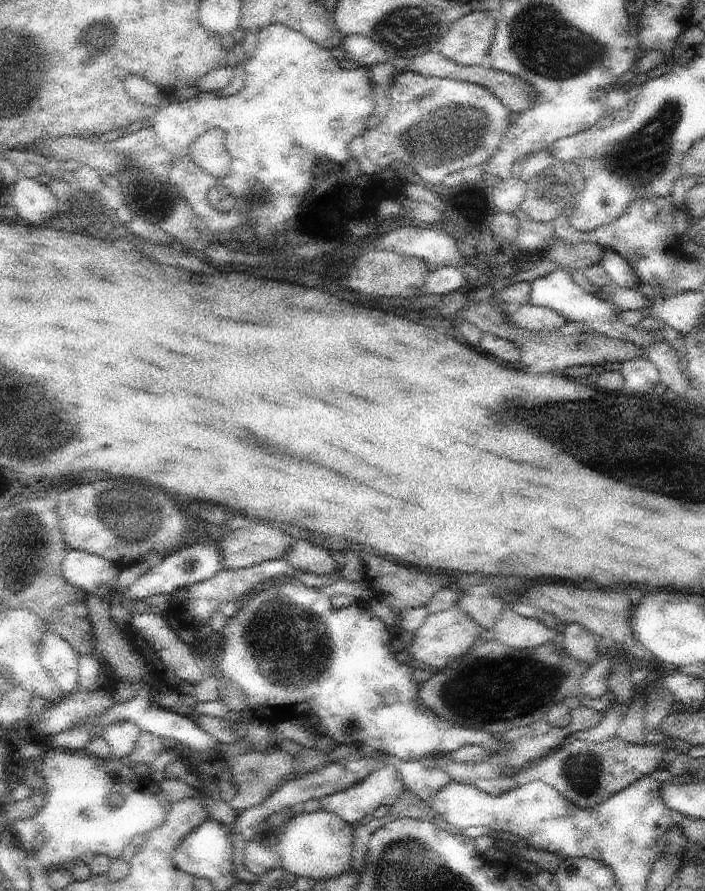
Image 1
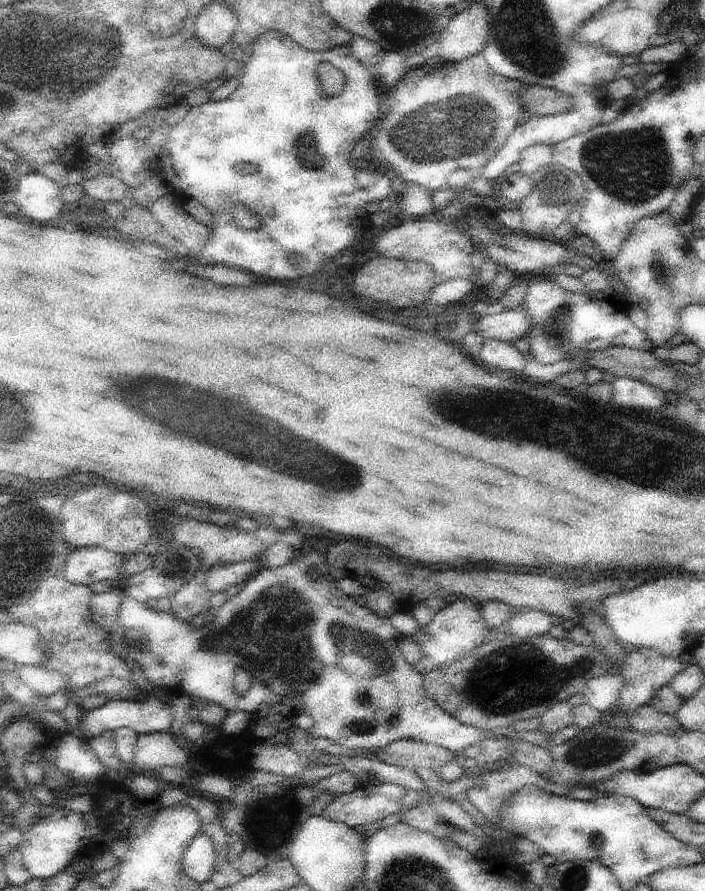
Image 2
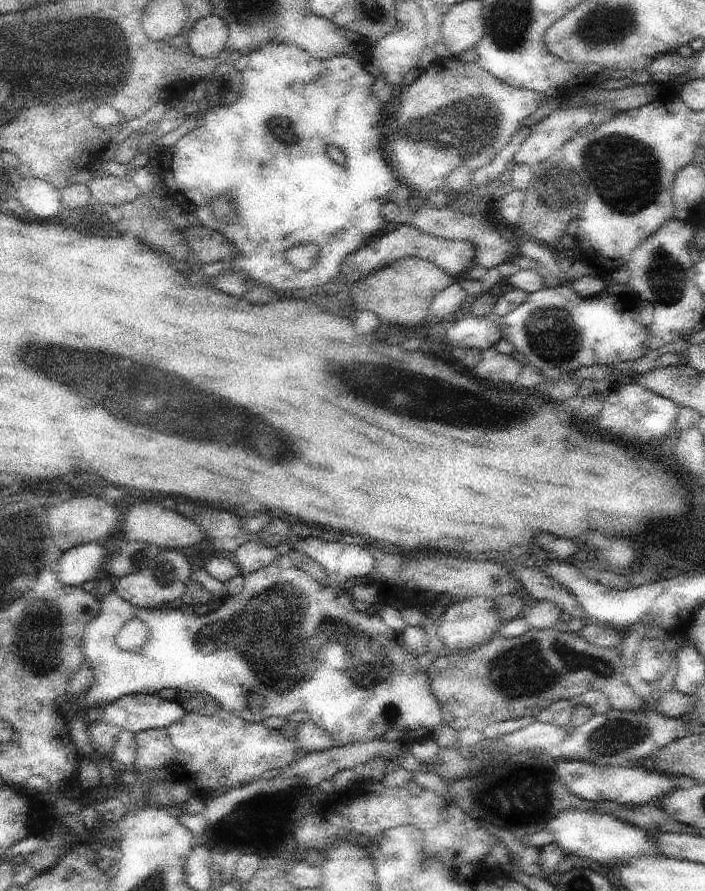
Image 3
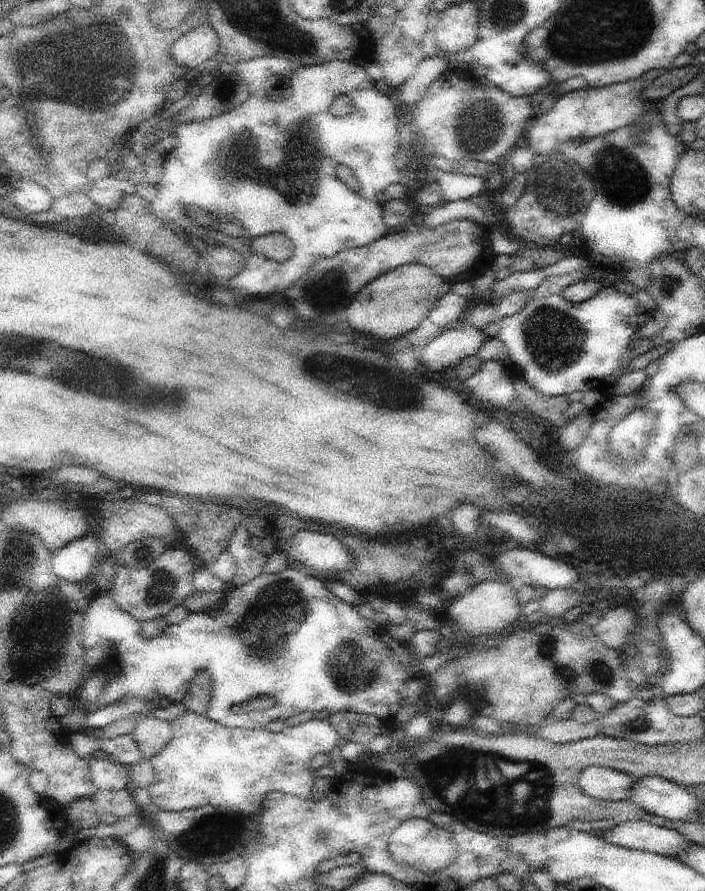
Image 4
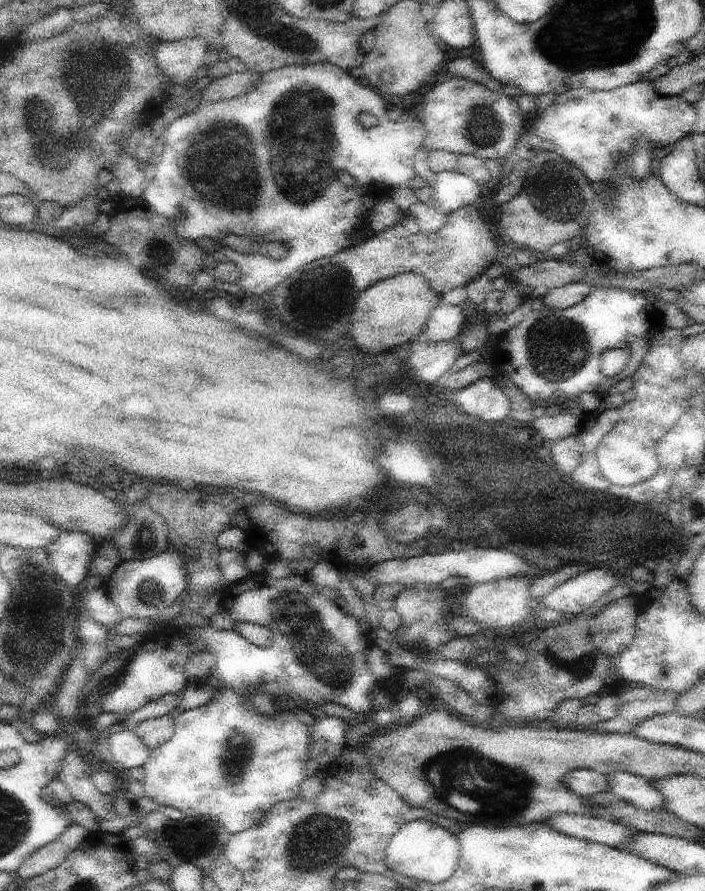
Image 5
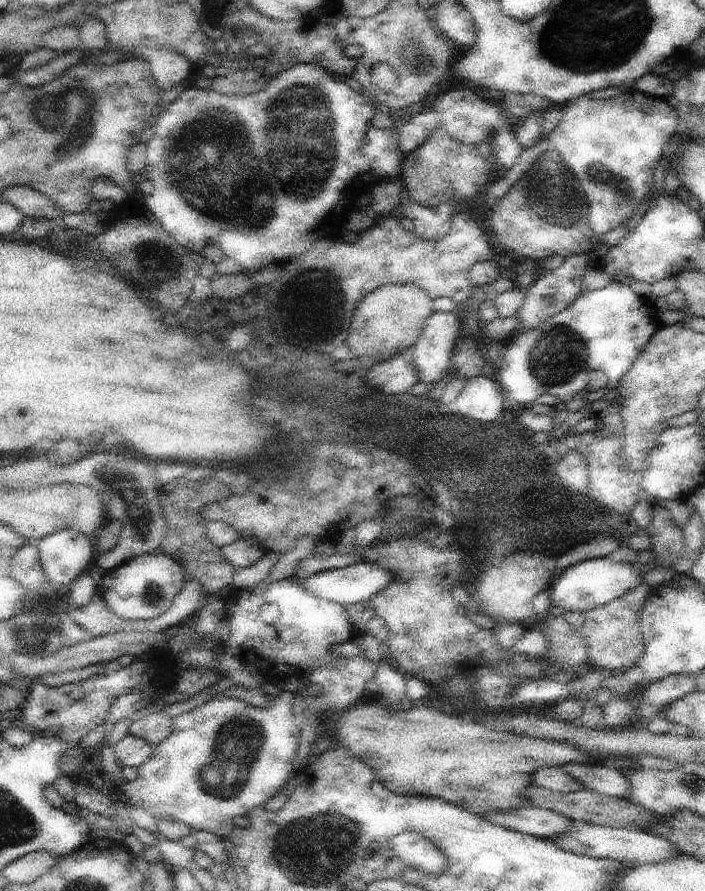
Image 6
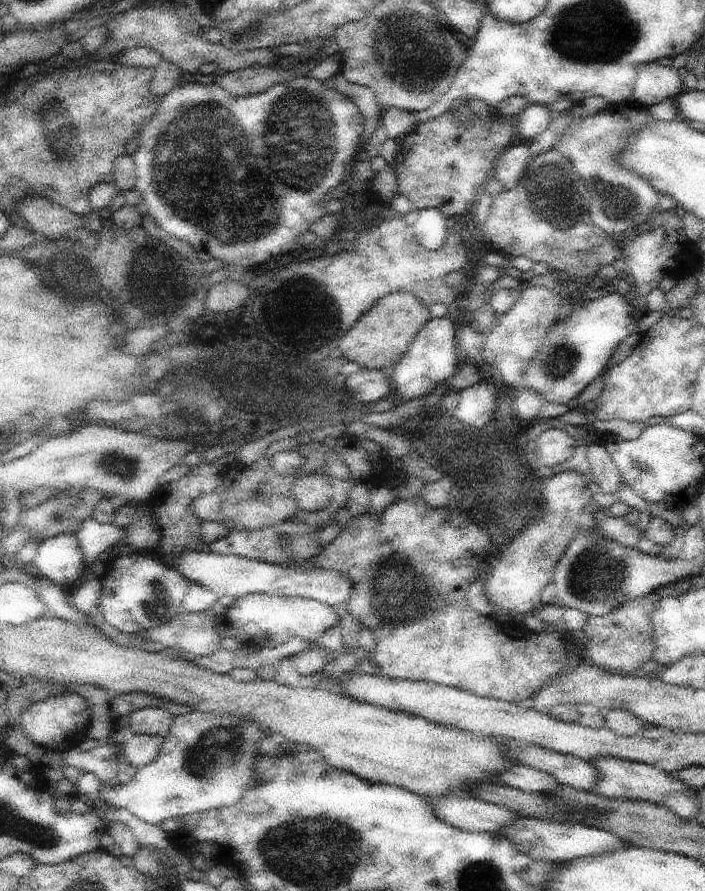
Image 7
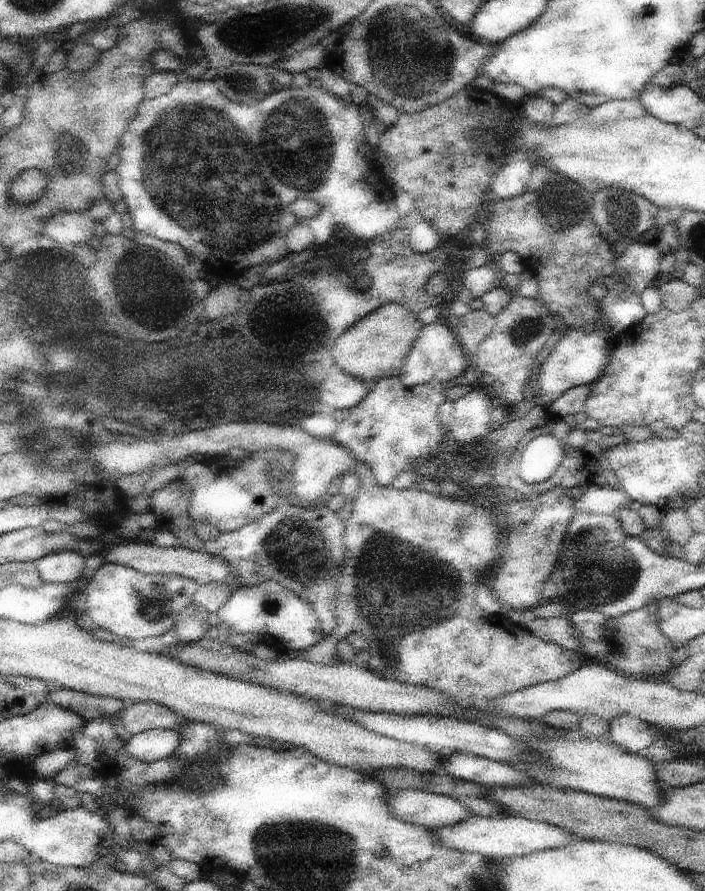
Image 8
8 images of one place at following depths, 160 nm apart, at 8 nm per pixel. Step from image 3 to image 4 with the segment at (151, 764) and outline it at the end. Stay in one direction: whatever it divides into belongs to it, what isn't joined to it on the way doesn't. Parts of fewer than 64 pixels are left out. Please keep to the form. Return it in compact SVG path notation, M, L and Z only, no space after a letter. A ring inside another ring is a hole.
M146 716L136 725L131 734L138 743L144 759L153 759L160 754L173 737L173 721Z

